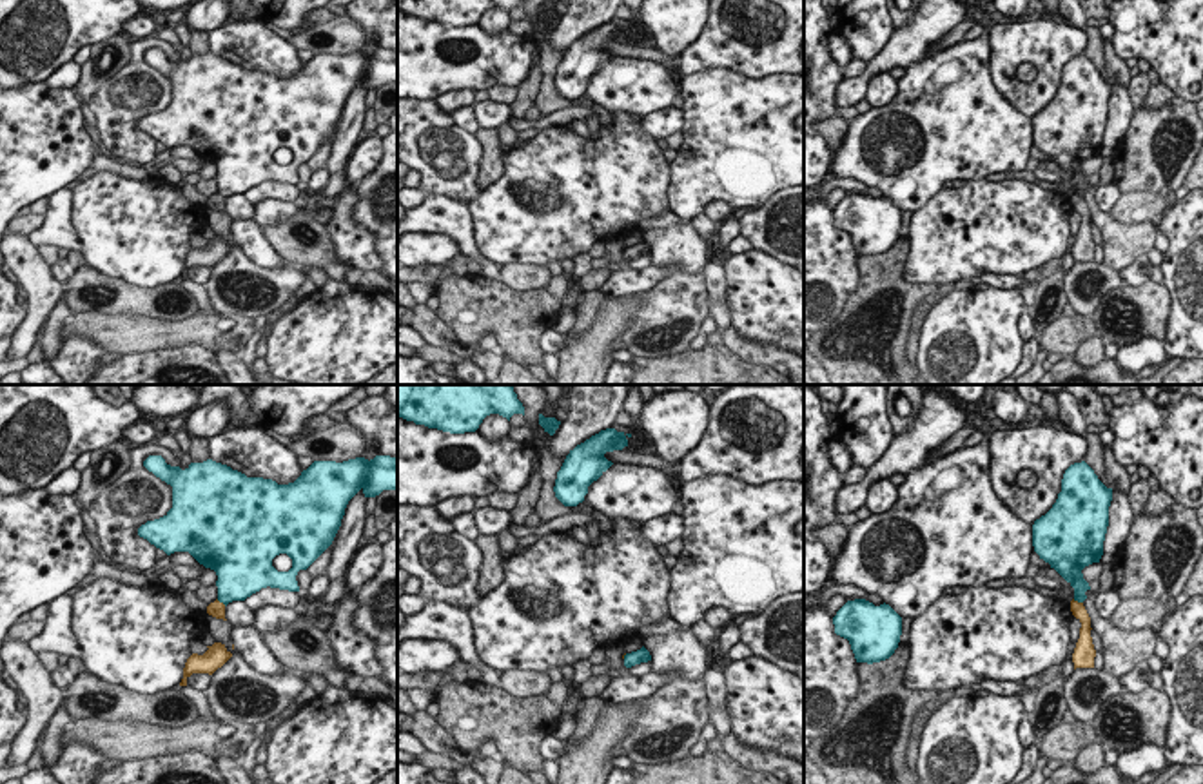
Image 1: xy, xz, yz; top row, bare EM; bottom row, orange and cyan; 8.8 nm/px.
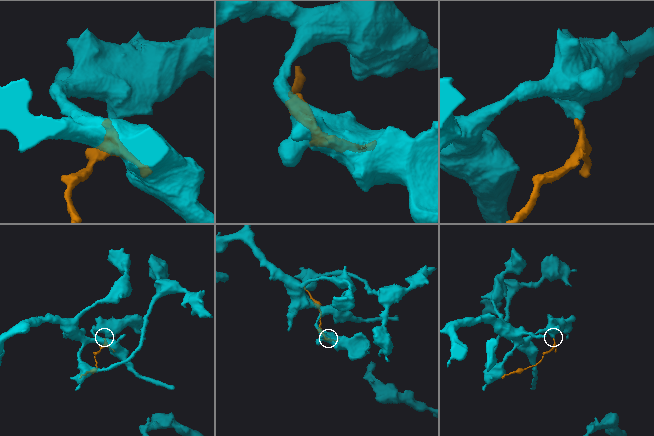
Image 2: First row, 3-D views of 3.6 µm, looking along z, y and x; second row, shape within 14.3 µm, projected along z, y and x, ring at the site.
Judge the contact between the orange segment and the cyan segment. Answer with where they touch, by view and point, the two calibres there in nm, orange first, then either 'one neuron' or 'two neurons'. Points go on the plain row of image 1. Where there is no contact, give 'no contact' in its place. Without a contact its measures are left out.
contact yz (1076, 195); calibres 130 and 160 nm; two neurons

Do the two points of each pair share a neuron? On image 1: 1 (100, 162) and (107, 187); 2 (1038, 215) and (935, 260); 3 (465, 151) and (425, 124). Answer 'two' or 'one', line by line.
1: two
2: one
3: one

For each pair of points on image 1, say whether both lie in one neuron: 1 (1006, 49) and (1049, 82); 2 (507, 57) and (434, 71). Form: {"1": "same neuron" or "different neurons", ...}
{"1": "same neuron", "2": "same neuron"}

